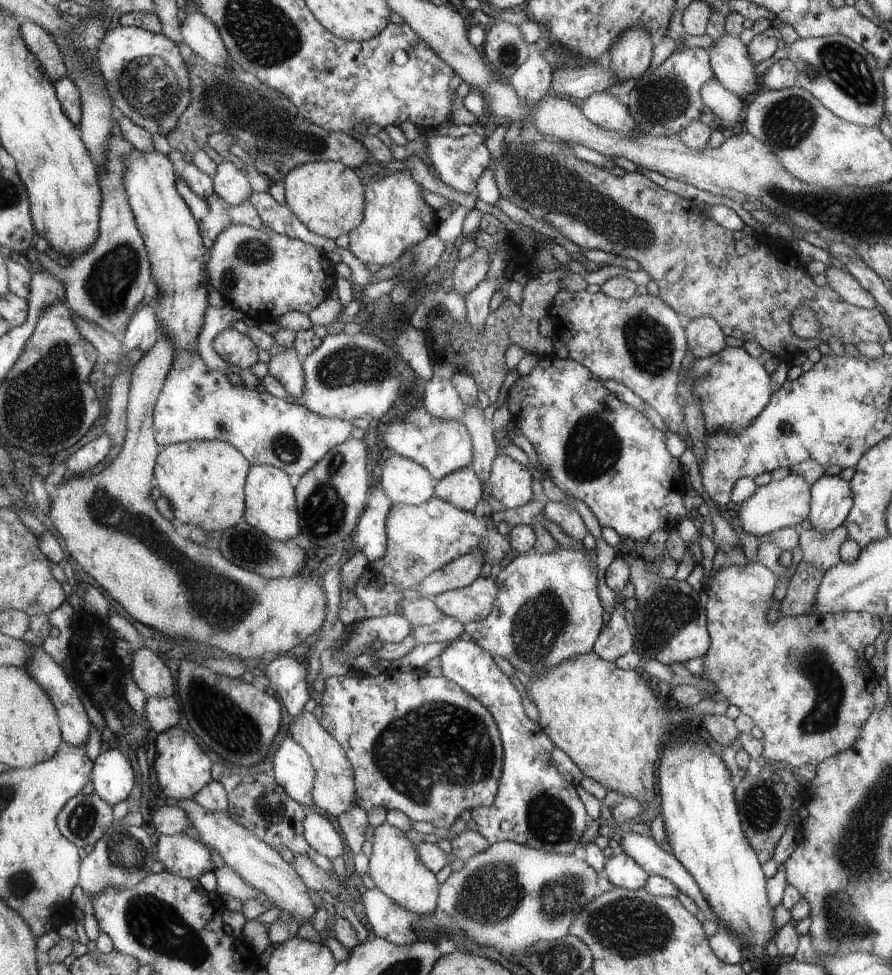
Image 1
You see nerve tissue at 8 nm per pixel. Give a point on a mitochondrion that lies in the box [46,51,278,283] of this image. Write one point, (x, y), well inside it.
(146, 85)

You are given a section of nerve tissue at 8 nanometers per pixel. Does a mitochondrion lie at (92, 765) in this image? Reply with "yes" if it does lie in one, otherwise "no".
no

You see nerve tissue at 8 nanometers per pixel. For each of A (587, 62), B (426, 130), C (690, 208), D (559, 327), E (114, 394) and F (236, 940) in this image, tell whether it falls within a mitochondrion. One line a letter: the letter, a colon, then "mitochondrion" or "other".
A: other
B: other
C: other
D: other
E: other
F: other

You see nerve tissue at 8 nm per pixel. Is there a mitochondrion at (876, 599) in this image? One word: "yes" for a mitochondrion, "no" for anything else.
no

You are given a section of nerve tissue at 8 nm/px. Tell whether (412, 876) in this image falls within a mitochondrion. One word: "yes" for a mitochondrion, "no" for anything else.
no

